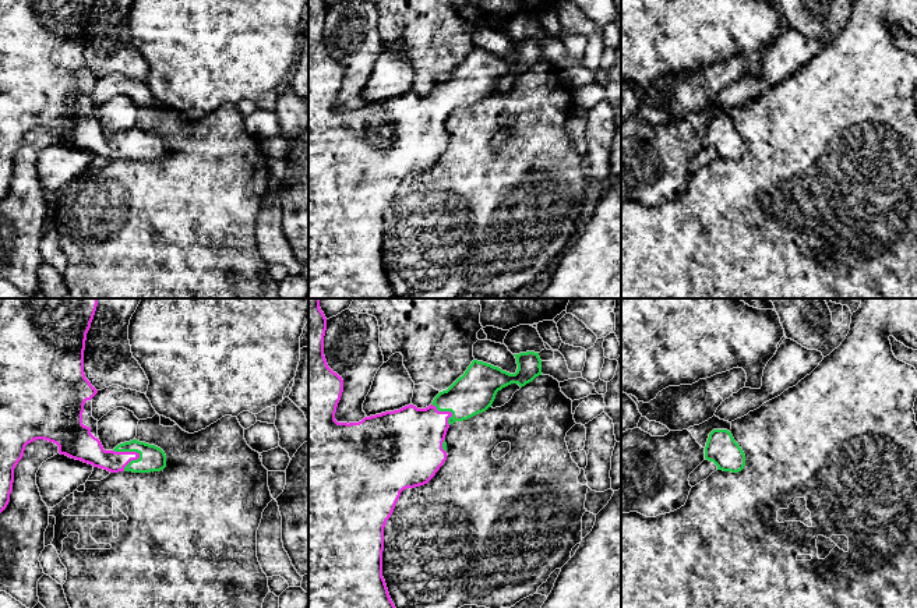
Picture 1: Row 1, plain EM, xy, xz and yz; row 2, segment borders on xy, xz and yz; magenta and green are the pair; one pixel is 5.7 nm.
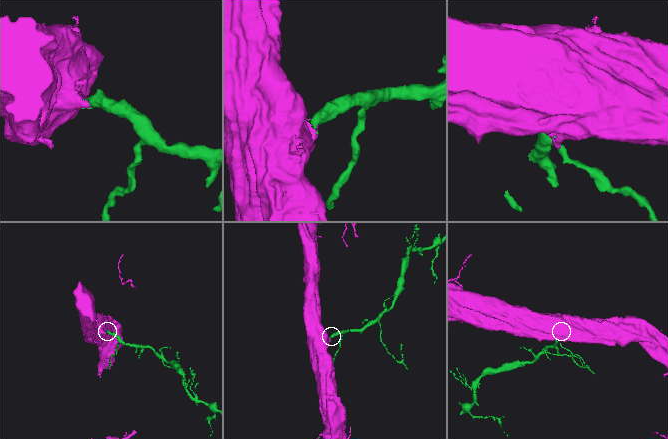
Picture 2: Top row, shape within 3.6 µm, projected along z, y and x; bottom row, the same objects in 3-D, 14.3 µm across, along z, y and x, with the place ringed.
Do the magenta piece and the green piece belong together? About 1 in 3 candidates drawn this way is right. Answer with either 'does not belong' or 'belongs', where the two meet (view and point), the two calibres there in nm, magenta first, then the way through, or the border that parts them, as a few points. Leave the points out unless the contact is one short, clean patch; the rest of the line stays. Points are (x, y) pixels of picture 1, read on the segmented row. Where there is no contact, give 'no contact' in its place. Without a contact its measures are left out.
belongs; meets magenta in xy at (127, 452); 160 nm thick on the magenta side, 140 nm on the other; runs through xy (87, 448), (97, 456), (127, 452), (151, 458)

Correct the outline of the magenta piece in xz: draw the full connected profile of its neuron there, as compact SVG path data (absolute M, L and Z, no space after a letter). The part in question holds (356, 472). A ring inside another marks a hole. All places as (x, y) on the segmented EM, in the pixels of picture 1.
M308 298L308 608L395 608L382 577L382 551L384 527L395 509L401 492L406 488L427 484L444 464L448 456L445 435L451 424L455 421L468 420L479 413L486 411L489 407L491 407L497 392L502 388L511 383L518 383L522 388L532 382L536 377L542 375L542 360L539 353L535 351L514 354L518 364L515 374L509 374L491 364L473 360L465 374L459 377L447 390L440 392L434 397L433 403L426 409L417 409L416 406L409 404L399 410L364 417L359 423L338 423L335 420L335 413L343 392L343 379L328 367L324 356L327 318L320 308L320 300L321 298Z

